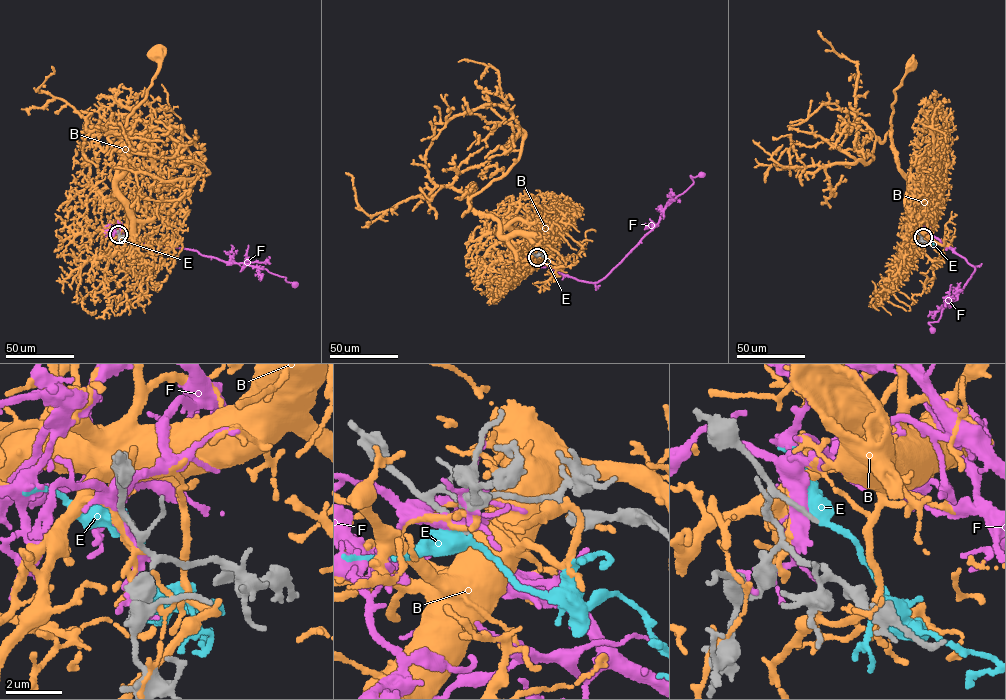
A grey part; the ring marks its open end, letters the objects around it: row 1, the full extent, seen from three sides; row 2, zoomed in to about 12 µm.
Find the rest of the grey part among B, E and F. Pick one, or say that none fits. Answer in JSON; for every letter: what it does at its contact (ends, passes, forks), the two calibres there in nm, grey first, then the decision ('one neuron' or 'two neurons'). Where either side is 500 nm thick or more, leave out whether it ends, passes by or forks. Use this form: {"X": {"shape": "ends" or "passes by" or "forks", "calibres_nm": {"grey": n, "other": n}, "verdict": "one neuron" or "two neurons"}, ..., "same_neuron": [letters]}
{"B": {"shape": "forks", "calibres_nm": {"grey": 190, "other": 190}, "verdict": "two neurons"}, "E": {"shape": "passes by", "calibres_nm": {"grey": 180, "other": 440}, "verdict": "one neuron"}, "F": {"shape": "passes by", "calibres_nm": {"grey": 240, "other": 400}, "verdict": "two neurons"}, "same_neuron": ["E"]}

